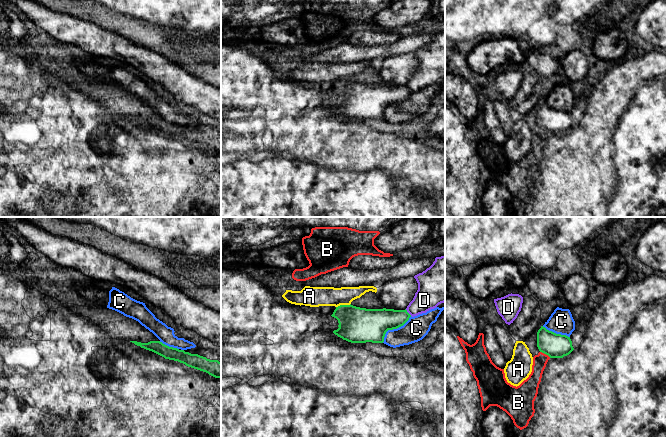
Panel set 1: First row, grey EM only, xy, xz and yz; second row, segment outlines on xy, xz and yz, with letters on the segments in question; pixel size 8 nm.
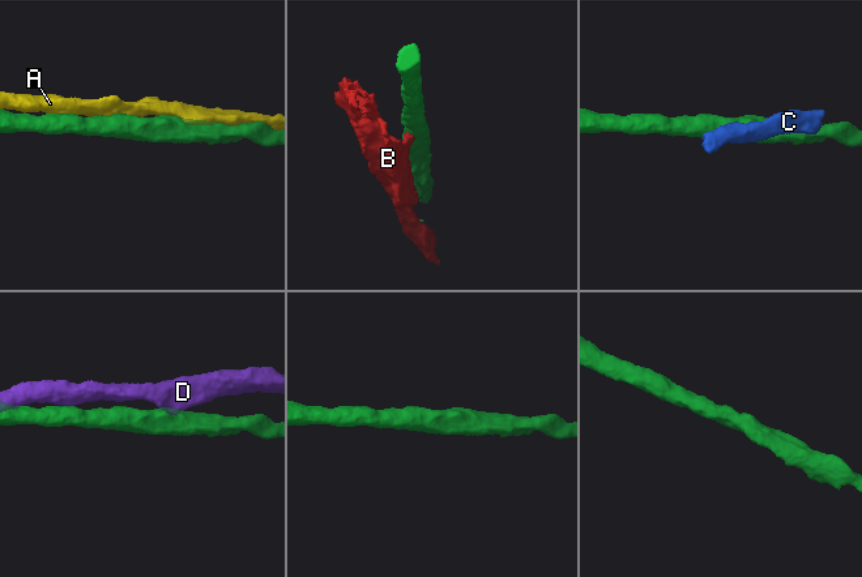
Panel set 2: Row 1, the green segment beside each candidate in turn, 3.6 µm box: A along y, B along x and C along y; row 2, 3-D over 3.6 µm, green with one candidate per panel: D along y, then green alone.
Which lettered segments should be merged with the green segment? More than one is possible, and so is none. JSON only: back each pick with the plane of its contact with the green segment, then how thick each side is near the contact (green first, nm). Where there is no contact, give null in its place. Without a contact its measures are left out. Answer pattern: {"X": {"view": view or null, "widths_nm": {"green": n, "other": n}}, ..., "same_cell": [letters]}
{"same_cell": []}

